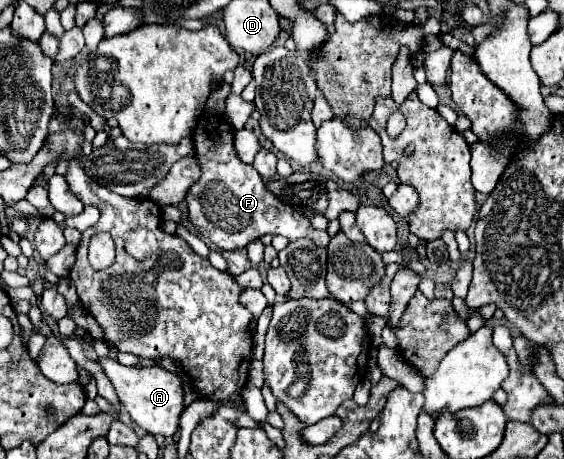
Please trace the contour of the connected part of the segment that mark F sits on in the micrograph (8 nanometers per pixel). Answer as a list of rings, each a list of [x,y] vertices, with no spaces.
[[[208,114],[198,118],[192,132],[196,162],[200,164],[200,180],[188,188],[188,220],[194,228],[220,250],[246,248],[252,240],[266,234],[280,234],[288,240],[310,238],[314,244],[328,246],[330,236],[324,230],[314,230],[310,220],[294,208],[282,204],[268,188],[262,176],[244,164],[234,148],[234,128],[224,114]]]

